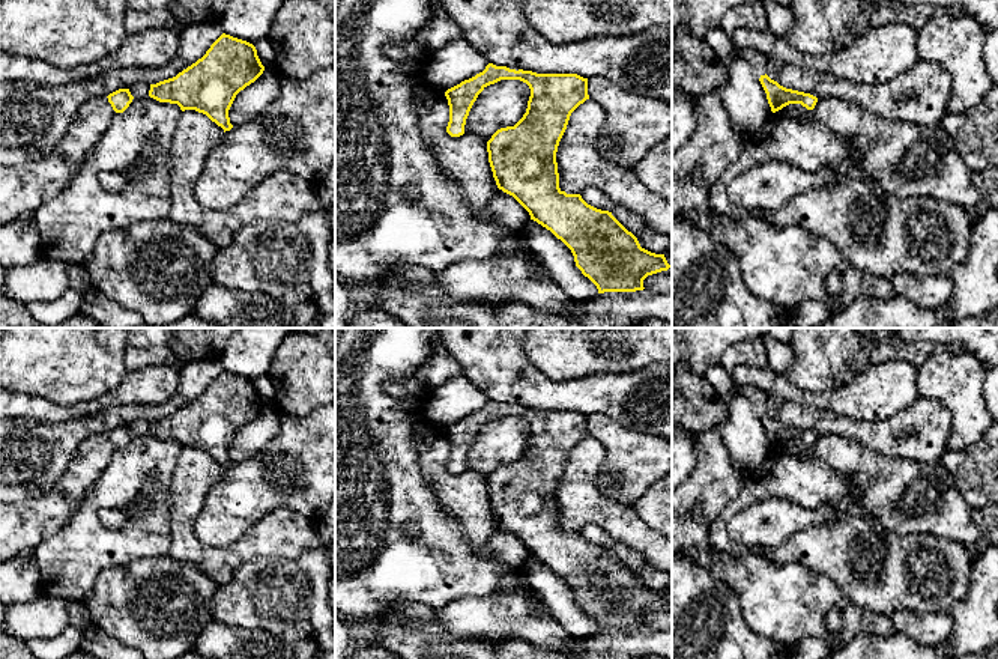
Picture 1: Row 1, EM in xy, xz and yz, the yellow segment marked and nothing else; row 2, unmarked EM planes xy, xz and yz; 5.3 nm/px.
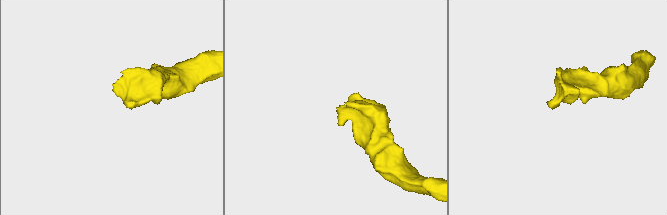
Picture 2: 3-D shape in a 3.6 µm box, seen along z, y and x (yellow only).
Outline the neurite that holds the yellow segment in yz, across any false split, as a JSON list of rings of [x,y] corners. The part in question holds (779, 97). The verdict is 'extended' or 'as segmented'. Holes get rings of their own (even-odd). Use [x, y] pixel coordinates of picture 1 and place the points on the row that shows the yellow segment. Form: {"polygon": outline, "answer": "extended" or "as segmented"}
{"polygon": [[[747,48],[747,50],[739,50],[739,57],[750,63],[755,75],[759,78],[767,93],[767,99],[773,113],[782,110],[789,104],[801,104],[807,110],[815,108],[818,102],[816,96],[792,89],[786,89],[767,75],[767,62],[768,62],[767,56],[764,56],[762,53],[753,48]]], "answer": "extended"}

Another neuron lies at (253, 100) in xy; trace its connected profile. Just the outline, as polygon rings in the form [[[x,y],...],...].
[[[265,69],[254,83],[236,95],[228,110],[230,123],[237,126],[254,120],[278,98],[280,90],[280,74],[274,69]]]

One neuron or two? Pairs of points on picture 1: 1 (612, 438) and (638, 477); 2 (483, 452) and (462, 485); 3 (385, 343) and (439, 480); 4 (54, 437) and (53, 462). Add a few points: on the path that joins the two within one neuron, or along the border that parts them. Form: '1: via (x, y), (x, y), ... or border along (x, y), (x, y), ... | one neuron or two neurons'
1: via (621, 447), (633, 459), (633, 468) | one neuron
2: border along (465, 468), (475, 470), (486, 482) | two neurons
3: border along (412, 417), (418, 452) | two neurons
4: via (54, 443), (53, 456) | one neuron

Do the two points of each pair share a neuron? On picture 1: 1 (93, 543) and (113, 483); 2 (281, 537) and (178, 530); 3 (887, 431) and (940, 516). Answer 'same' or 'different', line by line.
1: same
2: same
3: different

